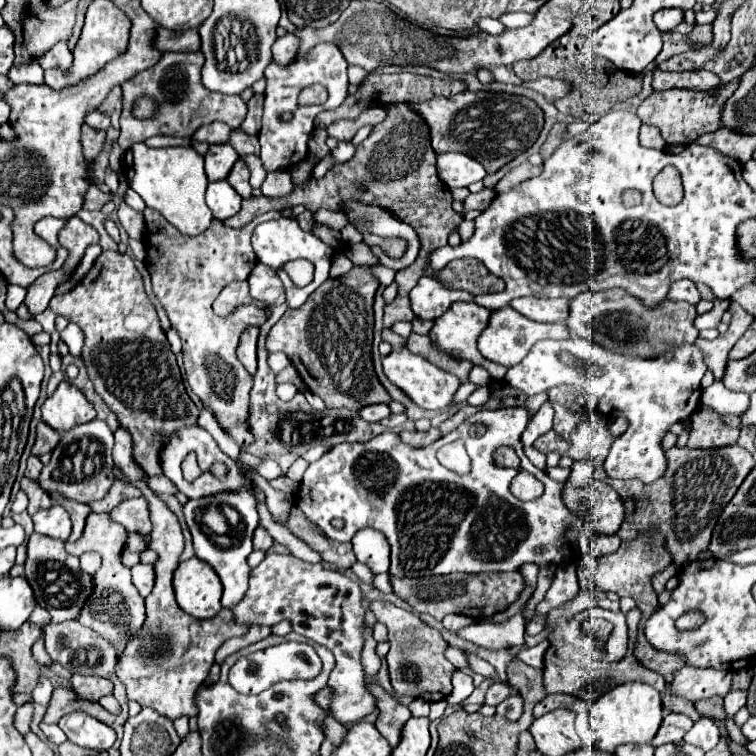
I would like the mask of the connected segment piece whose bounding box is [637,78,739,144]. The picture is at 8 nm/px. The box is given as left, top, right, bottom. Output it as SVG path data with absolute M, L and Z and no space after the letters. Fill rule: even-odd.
M739 78L721 86L721 90L715 96L709 96L705 92L693 92L693 90L677 90L677 88L665 90L665 92L653 92L637 108L637 116L641 118L641 122L659 128L667 144L689 144L697 140L701 134L715 132L717 128L721 128L721 112L723 112L725 100L737 90L737 86L739 86ZM651 98L655 98L653 104L651 104Z

